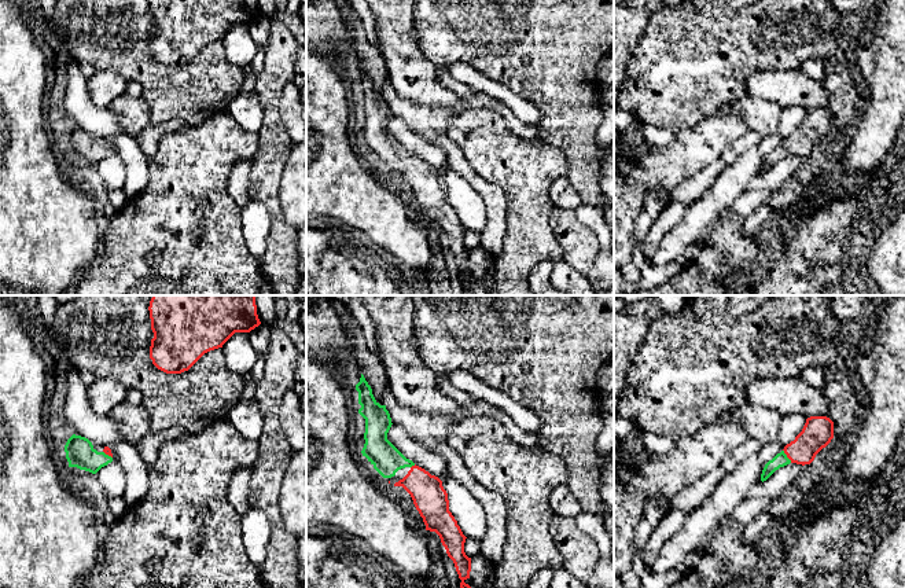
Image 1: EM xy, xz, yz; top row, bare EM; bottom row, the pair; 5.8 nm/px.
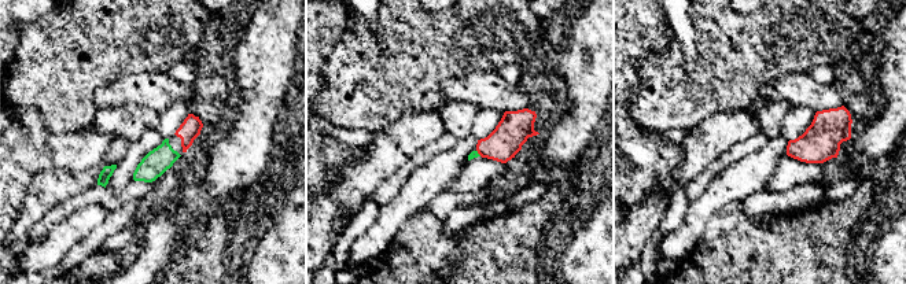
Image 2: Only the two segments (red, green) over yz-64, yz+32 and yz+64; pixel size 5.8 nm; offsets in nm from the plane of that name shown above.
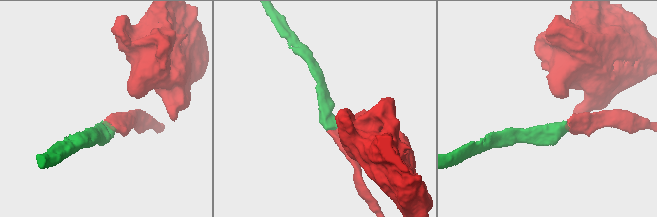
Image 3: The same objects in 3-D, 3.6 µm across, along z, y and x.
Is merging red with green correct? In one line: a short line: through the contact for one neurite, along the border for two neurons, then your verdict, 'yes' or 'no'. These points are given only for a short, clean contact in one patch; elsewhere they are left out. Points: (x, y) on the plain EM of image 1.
yz (817, 124), (798, 143), (787, 149), (780, 151) | yes

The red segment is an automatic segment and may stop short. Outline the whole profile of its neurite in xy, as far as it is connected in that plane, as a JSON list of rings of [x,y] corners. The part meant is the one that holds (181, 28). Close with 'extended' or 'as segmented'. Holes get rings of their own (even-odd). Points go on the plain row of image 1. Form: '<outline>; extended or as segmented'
[[[148,0],[154,30],[152,56],[166,66],[188,63],[205,45],[222,40],[235,25],[250,25],[261,16],[257,0]]]; as segmented

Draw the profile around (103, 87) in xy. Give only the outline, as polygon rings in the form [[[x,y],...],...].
[[[98,70],[87,78],[87,92],[93,106],[108,107],[114,99],[124,95],[126,84],[117,71]]]

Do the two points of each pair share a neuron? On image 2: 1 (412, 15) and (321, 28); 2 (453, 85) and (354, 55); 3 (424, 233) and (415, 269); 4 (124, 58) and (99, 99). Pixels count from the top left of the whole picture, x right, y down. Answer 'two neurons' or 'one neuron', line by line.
1: two neurons
2: two neurons
3: one neuron
4: two neurons

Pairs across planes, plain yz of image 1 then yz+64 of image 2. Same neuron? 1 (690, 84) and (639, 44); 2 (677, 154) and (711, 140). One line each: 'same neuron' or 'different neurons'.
1: different neurons
2: same neuron

